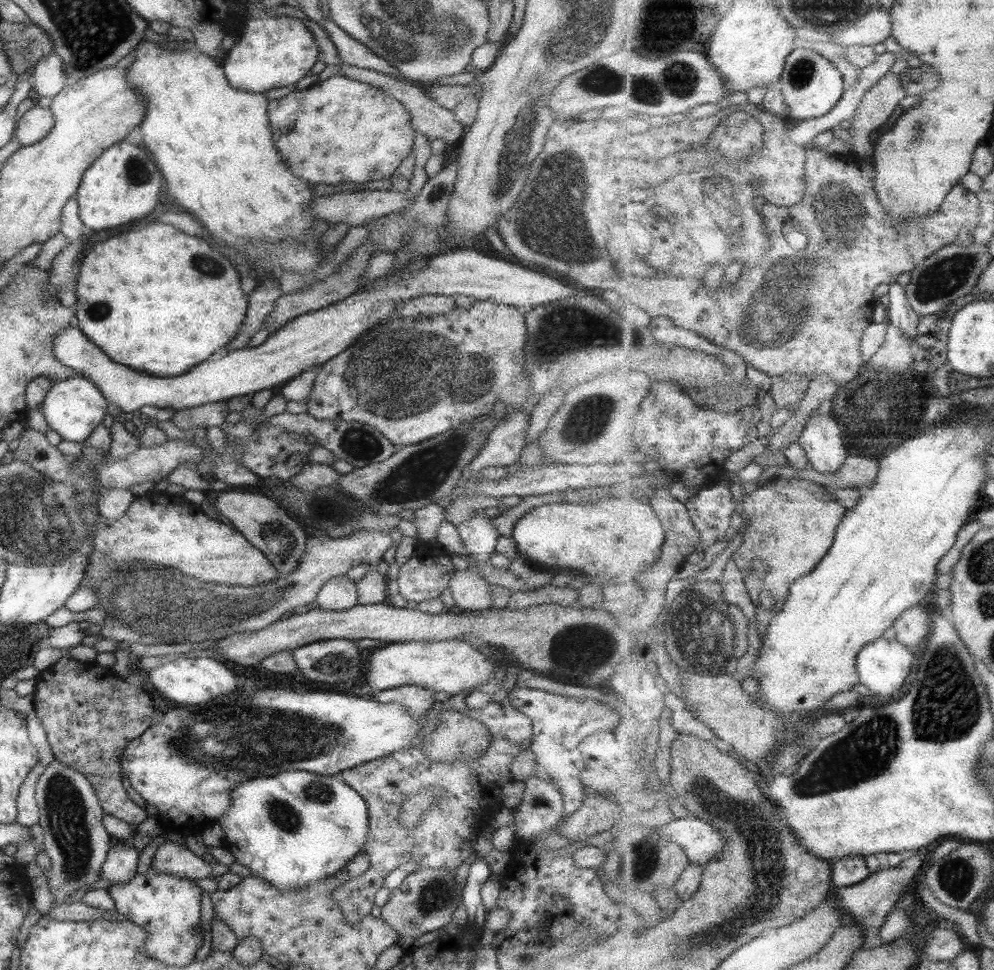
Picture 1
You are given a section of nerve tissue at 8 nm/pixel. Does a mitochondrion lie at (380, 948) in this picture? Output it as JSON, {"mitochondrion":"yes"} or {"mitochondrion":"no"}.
{"mitochondrion":"no"}

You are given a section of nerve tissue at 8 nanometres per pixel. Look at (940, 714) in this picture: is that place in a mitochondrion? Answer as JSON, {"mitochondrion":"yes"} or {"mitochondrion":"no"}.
{"mitochondrion":"yes"}

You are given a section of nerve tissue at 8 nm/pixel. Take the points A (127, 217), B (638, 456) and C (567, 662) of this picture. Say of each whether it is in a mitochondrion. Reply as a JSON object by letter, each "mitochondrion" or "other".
{"A":"other","B":"other","C":"mitochondrion"}

